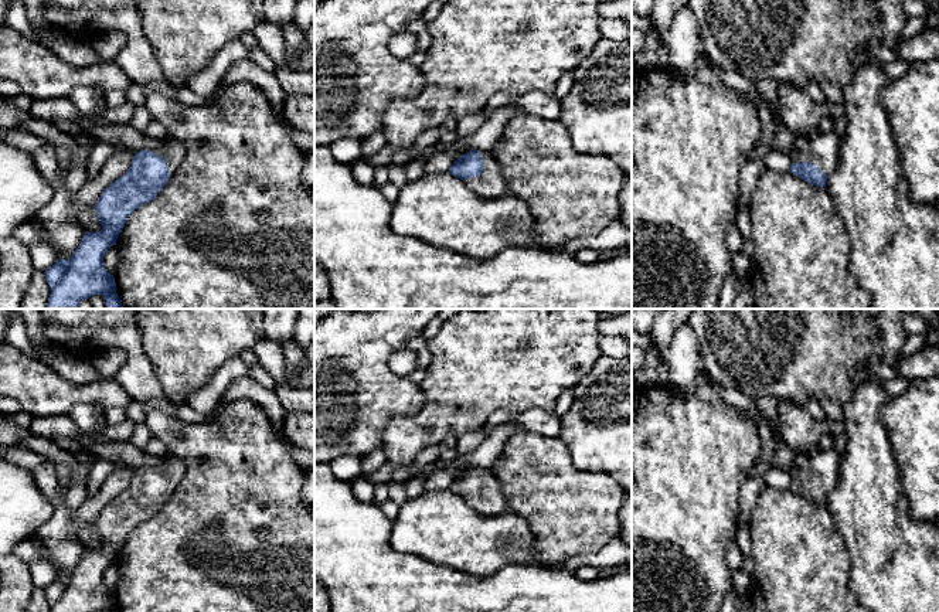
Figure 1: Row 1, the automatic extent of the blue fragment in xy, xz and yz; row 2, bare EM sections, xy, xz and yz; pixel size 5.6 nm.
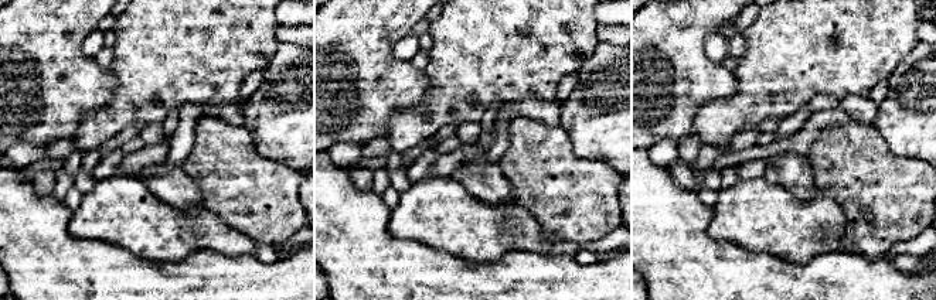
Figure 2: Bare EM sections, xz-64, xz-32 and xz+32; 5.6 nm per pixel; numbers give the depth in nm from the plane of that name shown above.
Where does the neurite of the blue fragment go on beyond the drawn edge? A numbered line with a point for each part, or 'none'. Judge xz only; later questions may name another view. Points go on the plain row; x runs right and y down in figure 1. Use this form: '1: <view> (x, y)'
1: xz (490, 500)

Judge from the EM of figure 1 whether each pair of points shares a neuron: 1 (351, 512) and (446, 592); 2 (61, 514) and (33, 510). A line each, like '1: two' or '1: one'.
1: one
2: two

